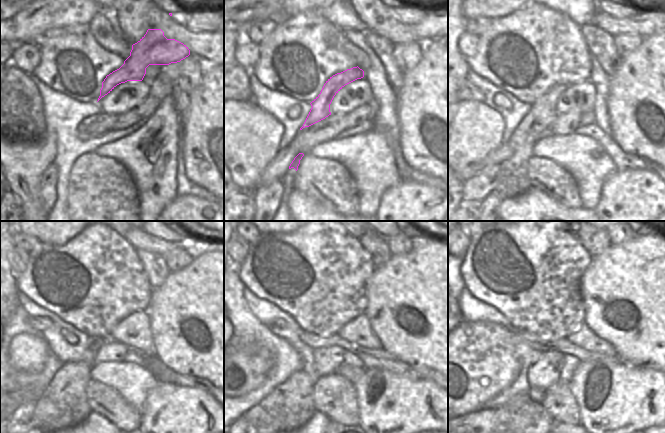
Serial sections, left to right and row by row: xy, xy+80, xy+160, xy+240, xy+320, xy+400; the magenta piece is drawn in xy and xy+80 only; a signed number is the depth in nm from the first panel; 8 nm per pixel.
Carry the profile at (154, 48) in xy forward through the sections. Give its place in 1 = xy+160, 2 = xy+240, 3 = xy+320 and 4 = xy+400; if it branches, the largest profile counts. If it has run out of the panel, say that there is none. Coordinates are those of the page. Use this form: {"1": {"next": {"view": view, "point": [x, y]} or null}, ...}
{"1": {"next": {"view": "xy+160", "point": [514, 181]}}, "2": {"next": {"view": "xy+240", "point": [64, 404]}}, "3": {"next": {"view": "xy+320", "point": [291, 405]}}, "4": {"next": {"view": "xy+400", "point": [497, 424]}}}

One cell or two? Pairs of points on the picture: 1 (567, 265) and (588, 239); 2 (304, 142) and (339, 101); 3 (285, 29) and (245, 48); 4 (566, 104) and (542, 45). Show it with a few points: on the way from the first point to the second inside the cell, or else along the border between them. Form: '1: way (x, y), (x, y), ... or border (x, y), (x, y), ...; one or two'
1: border (569, 231), (592, 256); two
2: border (331, 113), (345, 115); two
3: border (258, 45), (259, 59), (251, 68); two
4: border (589, 80), (577, 82), (568, 87); two

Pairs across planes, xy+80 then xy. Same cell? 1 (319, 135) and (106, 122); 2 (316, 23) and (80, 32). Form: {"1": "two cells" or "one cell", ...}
{"1": "one cell", "2": "one cell"}

